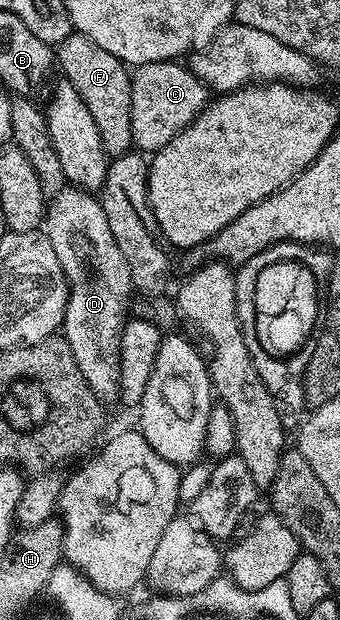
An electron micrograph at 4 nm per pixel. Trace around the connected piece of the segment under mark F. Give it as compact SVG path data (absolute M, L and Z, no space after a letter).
M73 34L55 49L55 59L62 71L63 79L70 81L74 90L86 102L86 110L94 117L98 126L98 138L102 138L102 146L109 157L125 156L133 147L130 130L130 94L132 93L132 77L129 69L114 54L102 50L90 38Z

